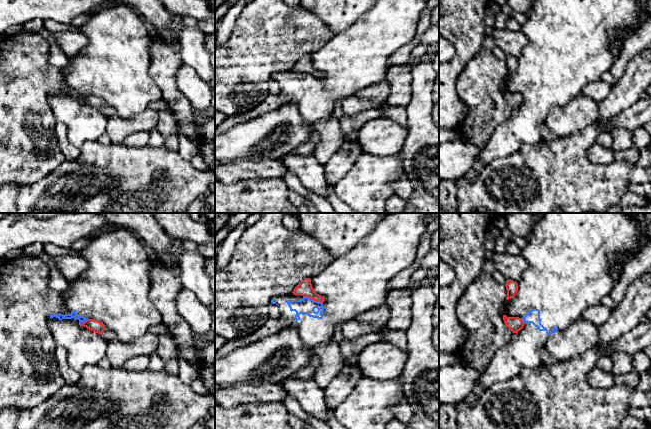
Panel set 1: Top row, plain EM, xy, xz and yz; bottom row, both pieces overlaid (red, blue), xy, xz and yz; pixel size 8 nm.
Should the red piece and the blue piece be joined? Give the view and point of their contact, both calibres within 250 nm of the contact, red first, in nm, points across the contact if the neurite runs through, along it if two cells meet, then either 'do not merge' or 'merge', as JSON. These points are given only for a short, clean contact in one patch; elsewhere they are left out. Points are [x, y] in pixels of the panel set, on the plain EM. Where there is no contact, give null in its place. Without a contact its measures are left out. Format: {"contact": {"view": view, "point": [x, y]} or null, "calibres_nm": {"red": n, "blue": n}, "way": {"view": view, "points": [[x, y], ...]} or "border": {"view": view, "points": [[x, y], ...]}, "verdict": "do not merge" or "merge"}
{"contact": {"view": "xz", "point": [313, 75]}, "calibres_nm": {"red": 120, "blue": 130}, "border": {"view": "xz", "points": [[303, 72], [322, 78]]}, "verdict": "do not merge"}

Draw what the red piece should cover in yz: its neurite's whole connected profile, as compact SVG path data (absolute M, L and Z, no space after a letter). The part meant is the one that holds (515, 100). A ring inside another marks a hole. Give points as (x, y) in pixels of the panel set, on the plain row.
M503 91L503 96L506 102L513 108L518 109L524 102L524 98L519 93L507 93Z

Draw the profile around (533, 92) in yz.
M533 0L527 15L527 22L521 25L527 44L517 58L517 69L502 82L503 91L519 93L525 100L498 125L478 161L461 177L468 182L474 181L480 170L494 159L513 154L523 144L539 143L540 124L545 123L554 107L565 106L580 95L587 84L600 81L605 72L612 71L623 45L612 46L608 31L627 31L638 21L642 26L651 18L651 0L645 5L639 0Z

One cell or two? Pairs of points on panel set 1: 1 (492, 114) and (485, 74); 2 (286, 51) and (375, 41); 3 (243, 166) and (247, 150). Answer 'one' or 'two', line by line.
1: one
2: two
3: two

